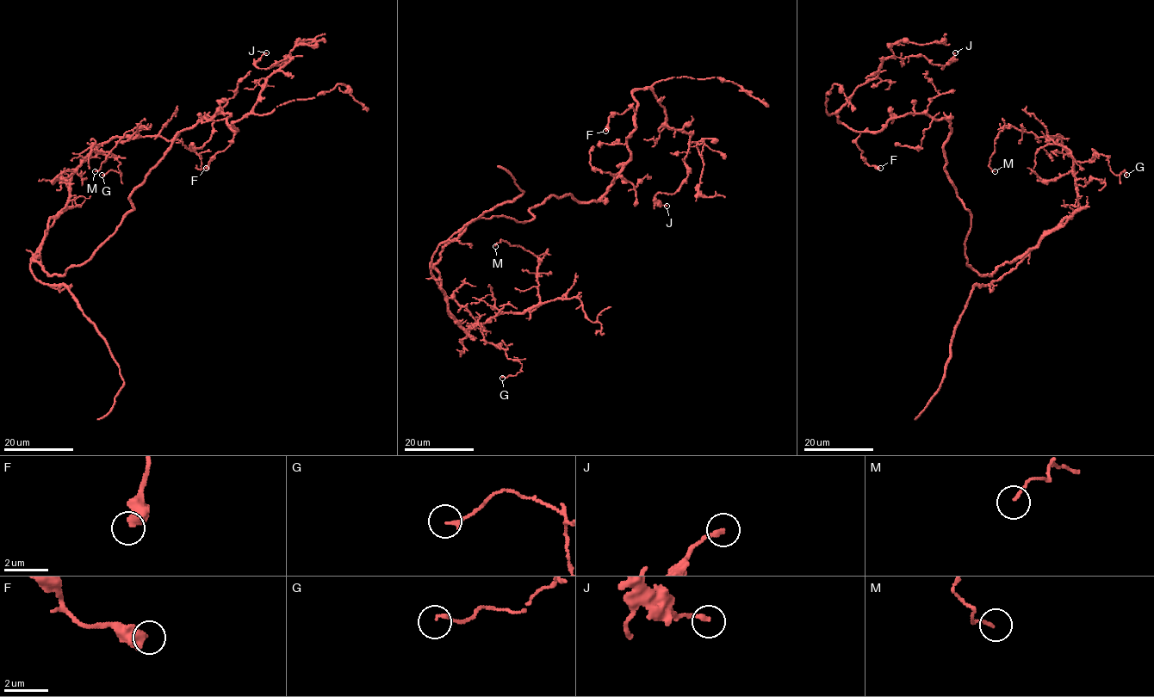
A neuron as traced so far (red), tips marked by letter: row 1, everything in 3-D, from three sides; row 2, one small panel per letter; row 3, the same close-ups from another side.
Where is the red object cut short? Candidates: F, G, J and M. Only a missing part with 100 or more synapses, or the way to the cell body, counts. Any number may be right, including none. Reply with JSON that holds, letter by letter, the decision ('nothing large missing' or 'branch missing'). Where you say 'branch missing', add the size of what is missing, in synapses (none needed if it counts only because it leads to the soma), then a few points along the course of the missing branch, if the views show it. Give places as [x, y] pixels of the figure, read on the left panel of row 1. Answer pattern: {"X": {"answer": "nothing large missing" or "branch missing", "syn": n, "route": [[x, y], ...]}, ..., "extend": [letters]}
{"F": {"answer": "nothing large missing"}, "G": {"answer": "nothing large missing"}, "J": {"answer": "nothing large missing"}, "M": {"answer": "nothing large missing"}, "extend": []}

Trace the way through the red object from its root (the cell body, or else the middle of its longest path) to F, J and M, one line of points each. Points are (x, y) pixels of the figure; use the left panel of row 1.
F: (130, 212), (131, 194), (181, 131), (215, 114), (229, 114), (232, 141), (206, 168)
J: (130, 212), (131, 194), (181, 131), (215, 114), (229, 114), (237, 130), (289, 60), (257, 69), (266, 52)
M: (130, 212), (63, 274), (34, 260), (71, 173), (102, 144), (140, 137), (139, 126), (95, 171)

